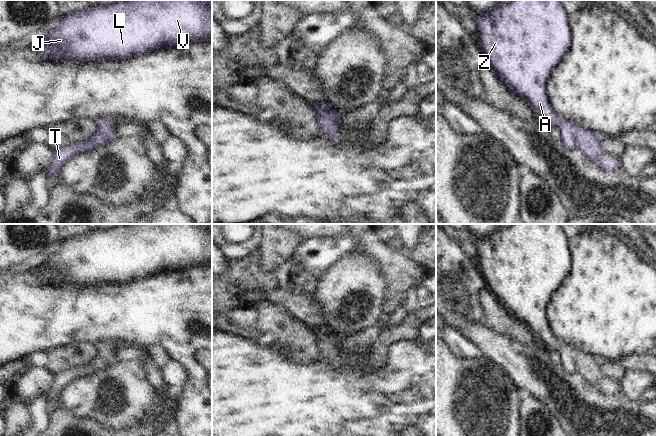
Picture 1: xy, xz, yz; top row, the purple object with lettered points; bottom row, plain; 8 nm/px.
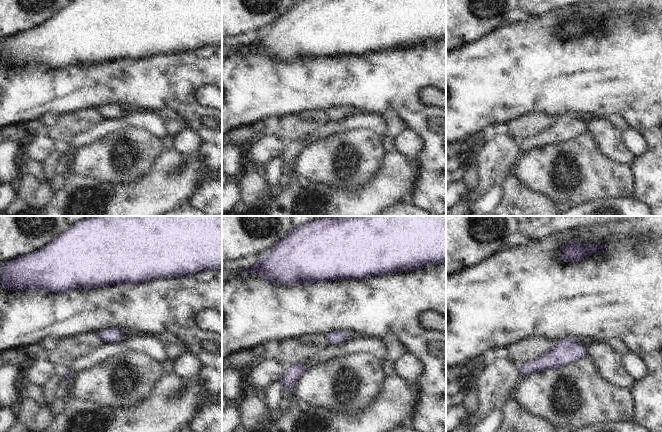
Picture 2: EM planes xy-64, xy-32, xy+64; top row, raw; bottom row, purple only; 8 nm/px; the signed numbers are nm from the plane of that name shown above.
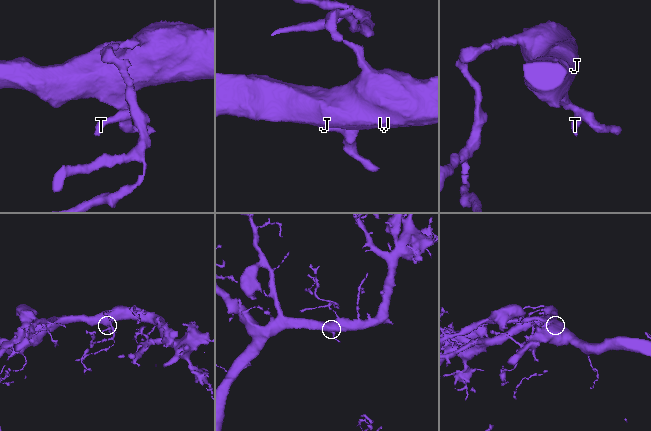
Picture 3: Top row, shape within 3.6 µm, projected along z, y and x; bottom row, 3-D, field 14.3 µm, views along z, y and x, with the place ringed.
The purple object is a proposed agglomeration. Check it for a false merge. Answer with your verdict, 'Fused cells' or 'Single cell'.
Single cell.

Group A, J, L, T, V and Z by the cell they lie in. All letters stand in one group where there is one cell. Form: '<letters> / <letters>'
A J L T V Z

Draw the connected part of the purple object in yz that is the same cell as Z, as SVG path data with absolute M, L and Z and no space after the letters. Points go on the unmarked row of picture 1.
M510 224L497 229L476 242L481 275L486 288L516 319L523 322L536 340L548 351L558 351L563 369L583 376L605 396L622 393L620 381L609 381L597 356L587 354L559 340L551 331L546 318L550 296L571 271L572 257L568 238L561 224Z

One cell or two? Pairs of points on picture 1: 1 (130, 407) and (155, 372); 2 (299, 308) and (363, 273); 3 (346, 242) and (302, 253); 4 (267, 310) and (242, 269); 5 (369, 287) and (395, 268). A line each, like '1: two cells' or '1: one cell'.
1: two cells
2: two cells
3: one cell
4: two cells
5: two cells

